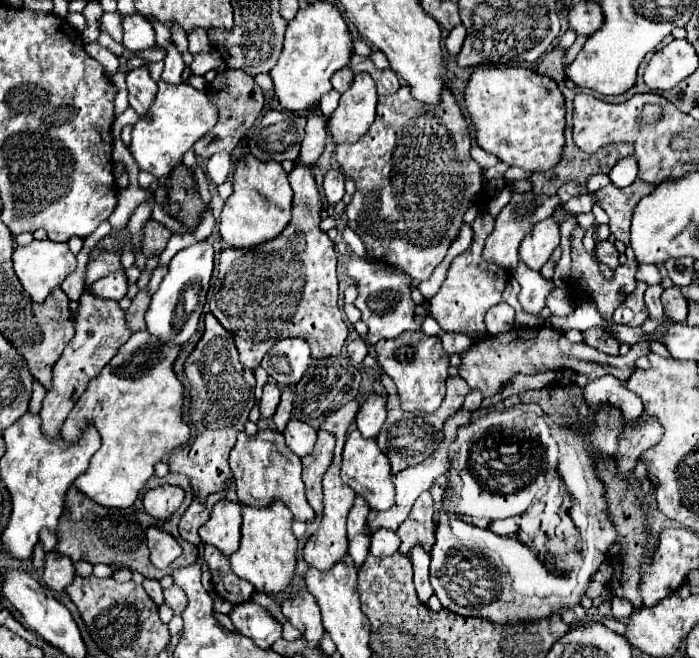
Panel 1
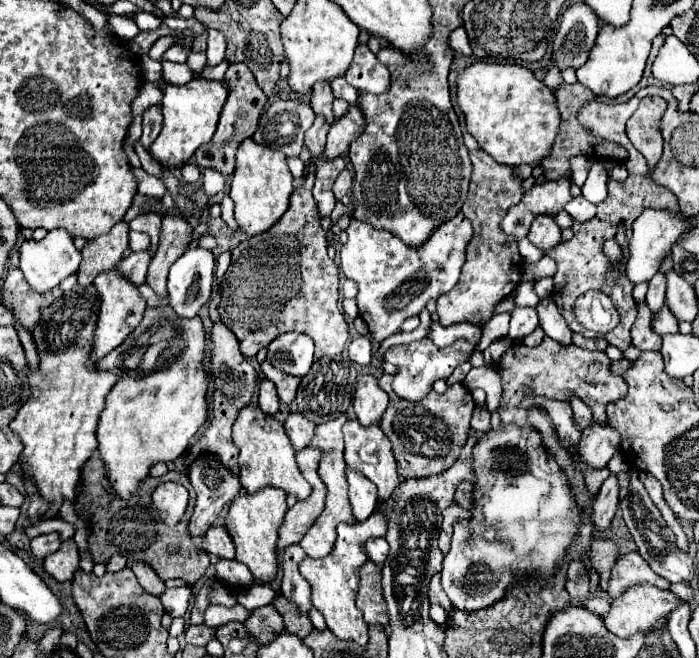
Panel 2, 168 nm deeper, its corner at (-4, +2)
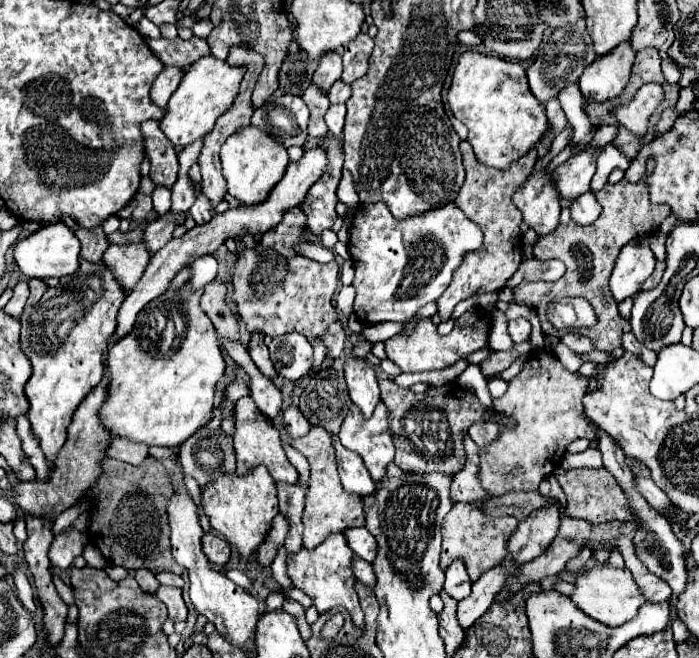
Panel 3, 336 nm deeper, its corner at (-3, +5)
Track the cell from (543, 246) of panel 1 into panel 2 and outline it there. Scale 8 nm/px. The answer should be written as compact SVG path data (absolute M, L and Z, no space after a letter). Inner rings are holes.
M536 216L528 234L530 242L538 246L542 252L554 248L556 244L562 242L560 238L560 226L554 222L552 216Z

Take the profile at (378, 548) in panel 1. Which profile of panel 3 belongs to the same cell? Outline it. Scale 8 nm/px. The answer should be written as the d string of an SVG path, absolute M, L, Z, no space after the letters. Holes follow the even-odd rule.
M365 527L347 529L345 537L349 539L349 547L353 549L355 555L359 555L361 559L373 563L373 559L377 557L377 539Z

